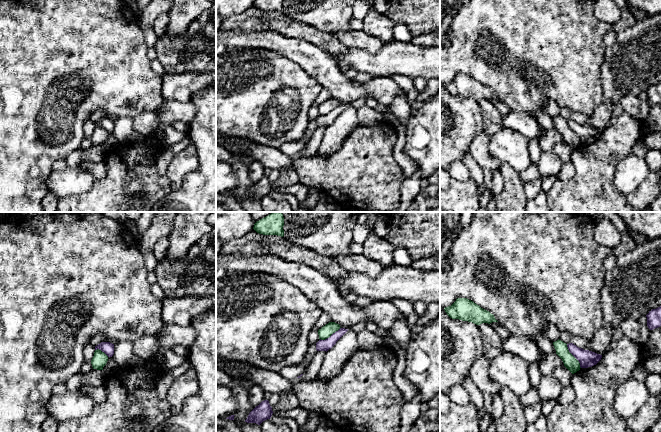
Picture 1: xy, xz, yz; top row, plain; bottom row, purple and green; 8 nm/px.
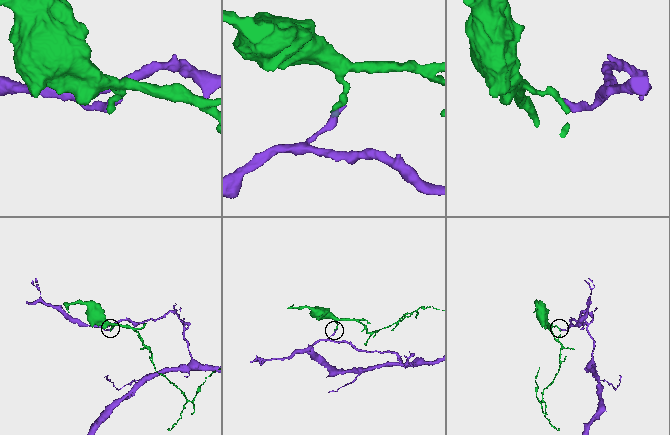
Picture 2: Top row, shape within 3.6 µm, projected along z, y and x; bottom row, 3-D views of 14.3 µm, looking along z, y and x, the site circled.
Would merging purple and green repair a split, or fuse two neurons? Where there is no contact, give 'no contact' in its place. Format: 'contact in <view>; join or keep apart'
contact in yz; keep apart

